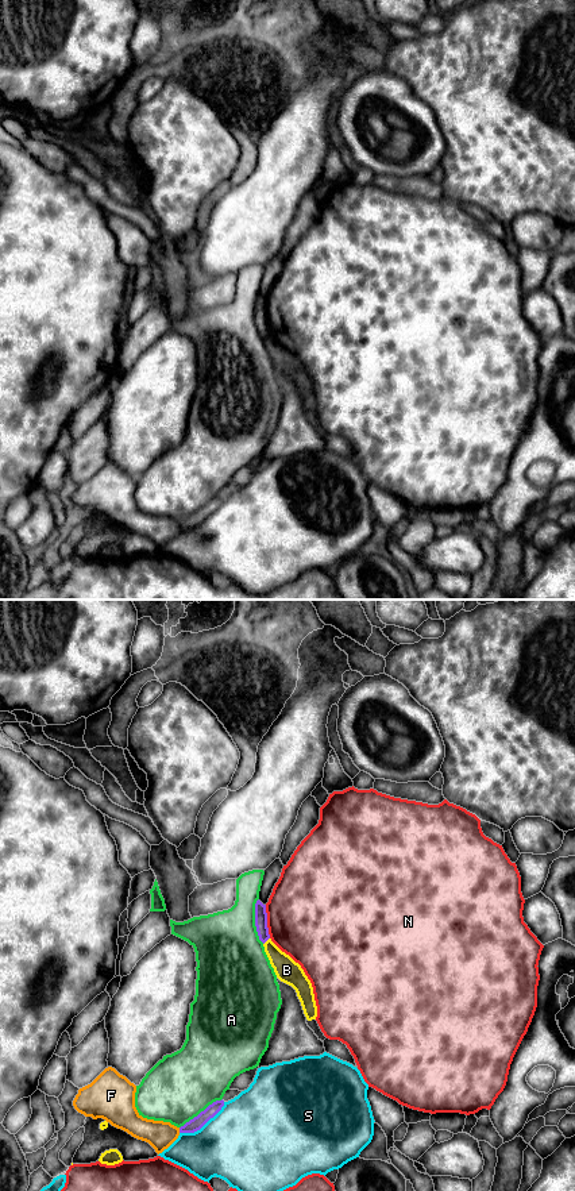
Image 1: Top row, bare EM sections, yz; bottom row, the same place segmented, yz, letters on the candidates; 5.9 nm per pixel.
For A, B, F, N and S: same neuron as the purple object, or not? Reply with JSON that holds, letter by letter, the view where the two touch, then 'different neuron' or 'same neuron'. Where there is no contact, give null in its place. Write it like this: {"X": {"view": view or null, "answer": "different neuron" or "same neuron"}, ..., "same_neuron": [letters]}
{"A": {"view": "yz", "answer": "different neuron"}, "B": {"view": "yz", "answer": "different neuron"}, "F": {"view": "yz", "answer": "different neuron"}, "N": {"view": "yz", "answer": "different neuron"}, "S": {"view": "yz", "answer": "different neuron"}, "same_neuron": []}

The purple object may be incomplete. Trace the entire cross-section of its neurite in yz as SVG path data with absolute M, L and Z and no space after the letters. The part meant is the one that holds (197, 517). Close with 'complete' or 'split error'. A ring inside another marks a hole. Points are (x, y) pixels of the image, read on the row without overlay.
M216 496L209 500L204 506L201 506L197 512L186 517L180 523L180 528L194 528L200 525L211 513L213 513L224 501L224 496Z | complete

